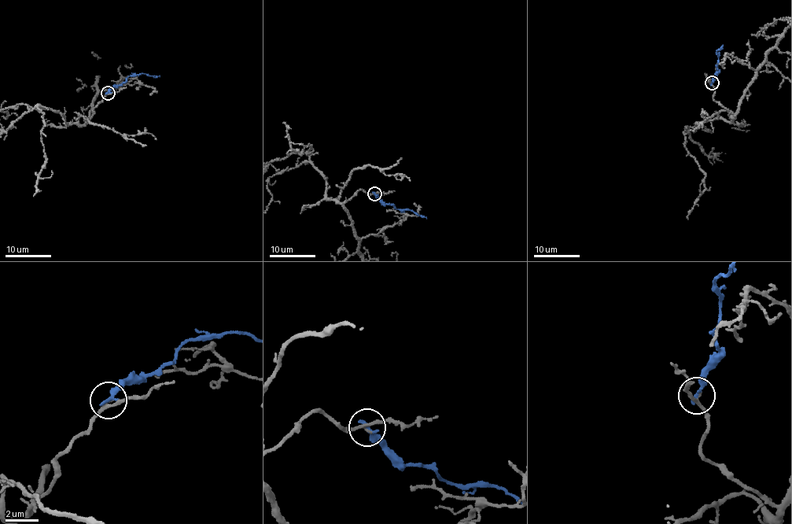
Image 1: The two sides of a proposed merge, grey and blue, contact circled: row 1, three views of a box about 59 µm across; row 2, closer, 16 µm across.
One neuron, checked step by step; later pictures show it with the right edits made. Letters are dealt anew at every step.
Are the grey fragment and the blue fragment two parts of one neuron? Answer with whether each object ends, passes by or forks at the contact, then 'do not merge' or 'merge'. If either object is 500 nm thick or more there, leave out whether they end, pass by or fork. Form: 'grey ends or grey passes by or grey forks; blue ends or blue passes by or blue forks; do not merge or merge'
grey passes by; blue ends; do not merge

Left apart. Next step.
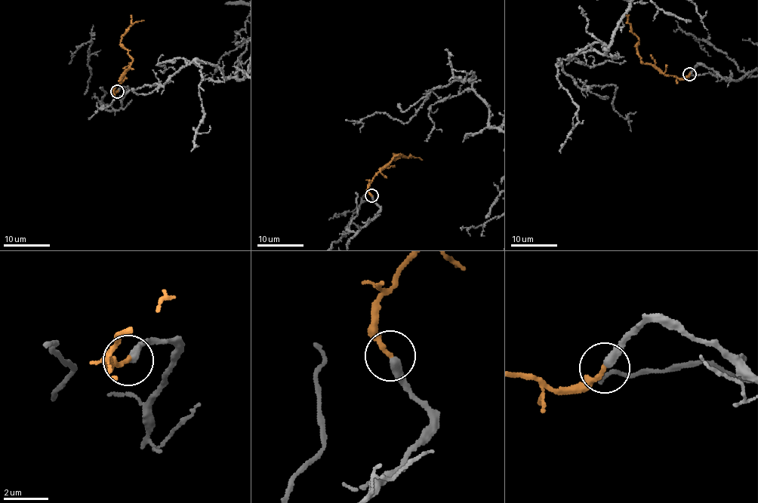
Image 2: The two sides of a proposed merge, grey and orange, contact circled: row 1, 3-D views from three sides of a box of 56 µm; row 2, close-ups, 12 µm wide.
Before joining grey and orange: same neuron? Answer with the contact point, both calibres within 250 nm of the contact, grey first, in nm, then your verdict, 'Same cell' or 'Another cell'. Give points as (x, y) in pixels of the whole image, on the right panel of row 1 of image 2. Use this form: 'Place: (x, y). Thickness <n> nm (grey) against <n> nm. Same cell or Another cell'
Place: (689, 74). Thickness 360 nm (grey) against 200 nm. Same cell

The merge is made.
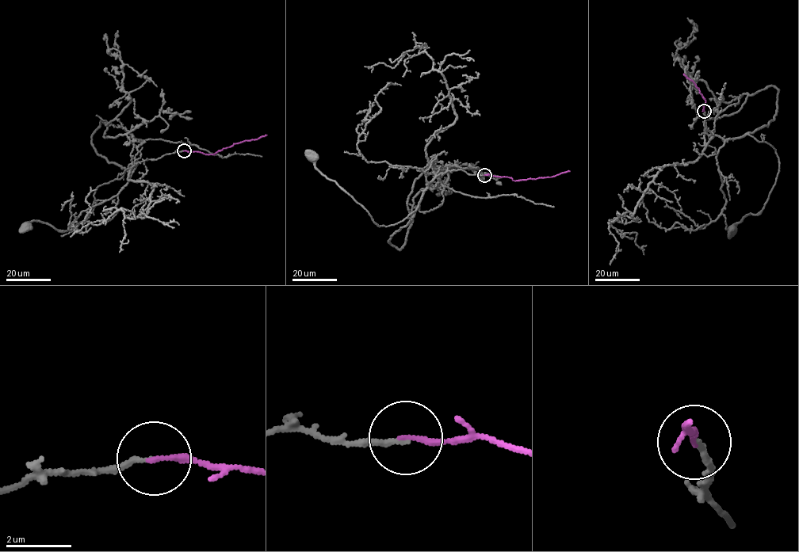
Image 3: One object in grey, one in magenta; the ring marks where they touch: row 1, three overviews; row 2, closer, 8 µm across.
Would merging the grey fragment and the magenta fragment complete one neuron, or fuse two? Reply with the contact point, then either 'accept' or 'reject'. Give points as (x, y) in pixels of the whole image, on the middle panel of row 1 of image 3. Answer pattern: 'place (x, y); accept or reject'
place (484, 175); accept

